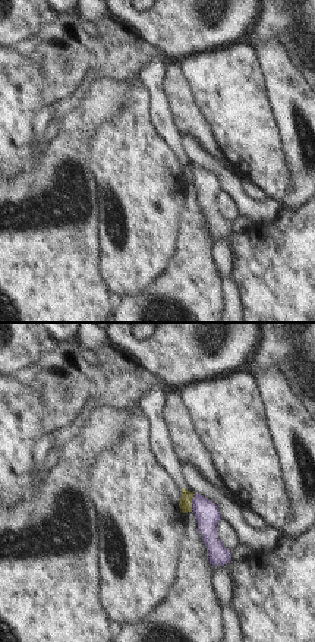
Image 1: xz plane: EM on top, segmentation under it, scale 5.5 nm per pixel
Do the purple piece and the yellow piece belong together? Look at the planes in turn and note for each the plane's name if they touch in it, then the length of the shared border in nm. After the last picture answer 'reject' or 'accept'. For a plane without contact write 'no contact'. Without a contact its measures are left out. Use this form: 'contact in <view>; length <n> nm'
contact in xz; length 100 nm

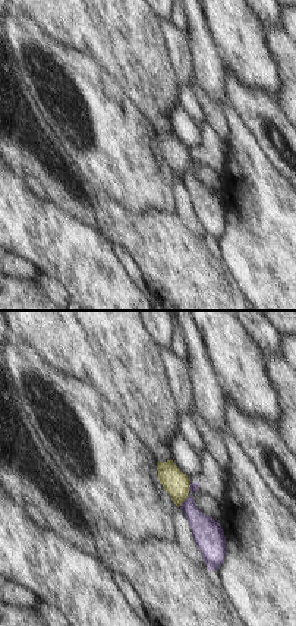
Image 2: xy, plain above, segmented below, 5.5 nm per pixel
contact in xy; length 70 nm

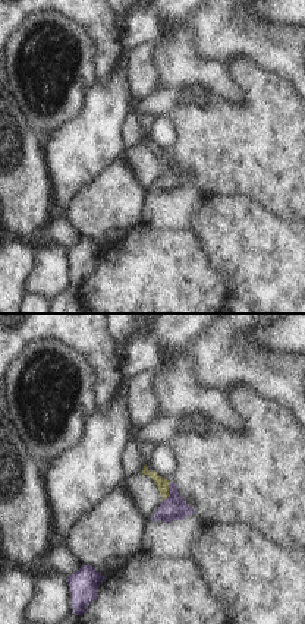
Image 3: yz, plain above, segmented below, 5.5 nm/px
contact in yz; length 120 nm

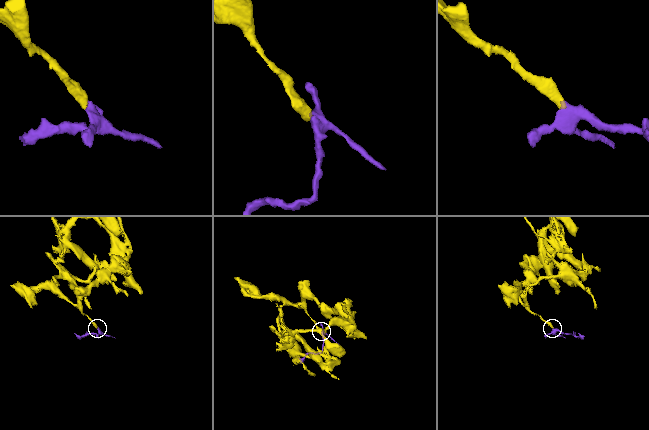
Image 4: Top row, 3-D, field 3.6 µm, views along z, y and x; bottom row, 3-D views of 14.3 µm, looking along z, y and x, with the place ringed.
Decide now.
reject

